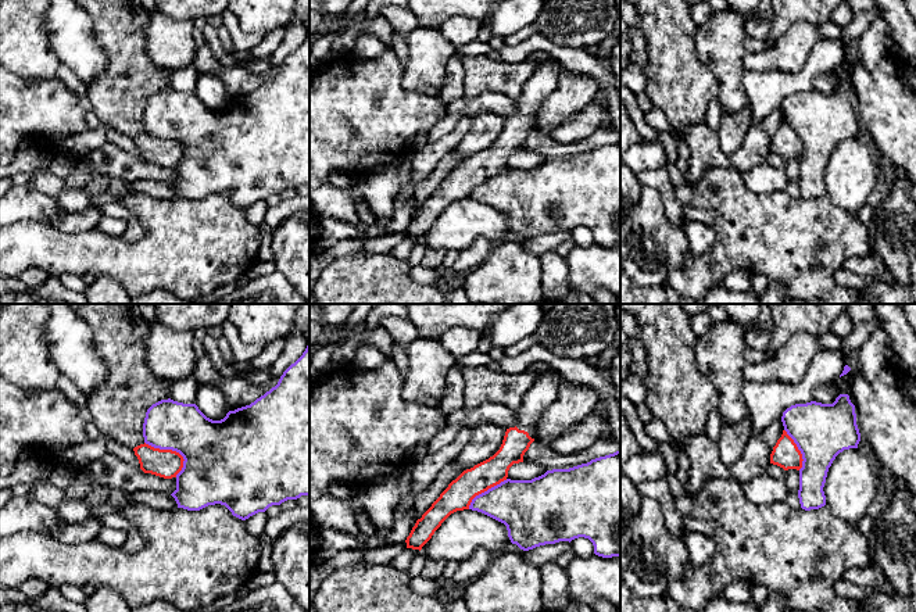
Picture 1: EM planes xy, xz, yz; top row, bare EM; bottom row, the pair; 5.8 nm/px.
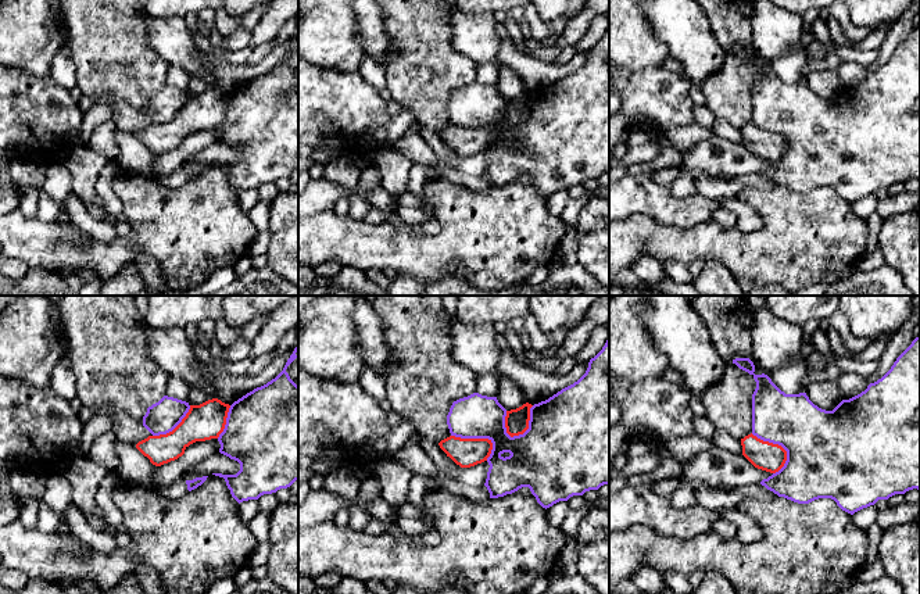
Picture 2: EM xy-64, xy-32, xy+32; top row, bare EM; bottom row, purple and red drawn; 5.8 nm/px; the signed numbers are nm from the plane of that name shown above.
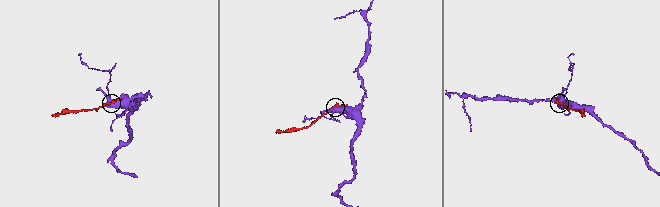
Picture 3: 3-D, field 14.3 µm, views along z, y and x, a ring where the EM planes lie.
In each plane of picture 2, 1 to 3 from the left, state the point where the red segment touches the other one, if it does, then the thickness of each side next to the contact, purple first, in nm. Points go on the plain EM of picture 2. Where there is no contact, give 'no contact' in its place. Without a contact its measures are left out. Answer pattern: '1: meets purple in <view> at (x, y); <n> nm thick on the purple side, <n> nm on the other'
1: meets purple in xy-64 at (174, 117); 190 nm thick on the purple side, 220 nm on the other
2: meets purple in xy-32 at (529, 114); 500 nm thick on the purple side, 140 nm on the other
3: meets purple in xy+32 at (779, 133); 420 nm thick on the purple side, 170 nm on the other

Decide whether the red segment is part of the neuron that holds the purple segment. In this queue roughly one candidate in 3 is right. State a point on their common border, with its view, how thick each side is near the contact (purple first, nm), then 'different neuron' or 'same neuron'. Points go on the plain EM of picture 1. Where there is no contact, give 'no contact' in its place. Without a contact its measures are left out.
meets purple in xy at (174, 139); 380 nm thick on the purple side, 170 nm on the other; different neuron

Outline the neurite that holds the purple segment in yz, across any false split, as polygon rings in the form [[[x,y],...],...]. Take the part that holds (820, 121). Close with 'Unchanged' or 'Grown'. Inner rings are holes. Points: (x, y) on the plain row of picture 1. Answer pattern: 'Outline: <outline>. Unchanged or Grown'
Outline: [[[840,83],[833,93],[795,93],[783,101],[781,111],[804,148],[798,179],[801,197],[819,198],[826,194],[823,176],[833,150],[844,139],[858,137],[860,130],[855,94],[848,83]]]. Unchanged

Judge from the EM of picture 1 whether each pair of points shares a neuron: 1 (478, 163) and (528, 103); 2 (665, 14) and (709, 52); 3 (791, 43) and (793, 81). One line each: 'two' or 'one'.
1: one
2: two
3: two

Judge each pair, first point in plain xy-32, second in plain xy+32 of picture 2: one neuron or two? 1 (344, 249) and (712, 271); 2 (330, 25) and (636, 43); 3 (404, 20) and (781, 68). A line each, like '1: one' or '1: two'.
1: two
2: one
3: two

